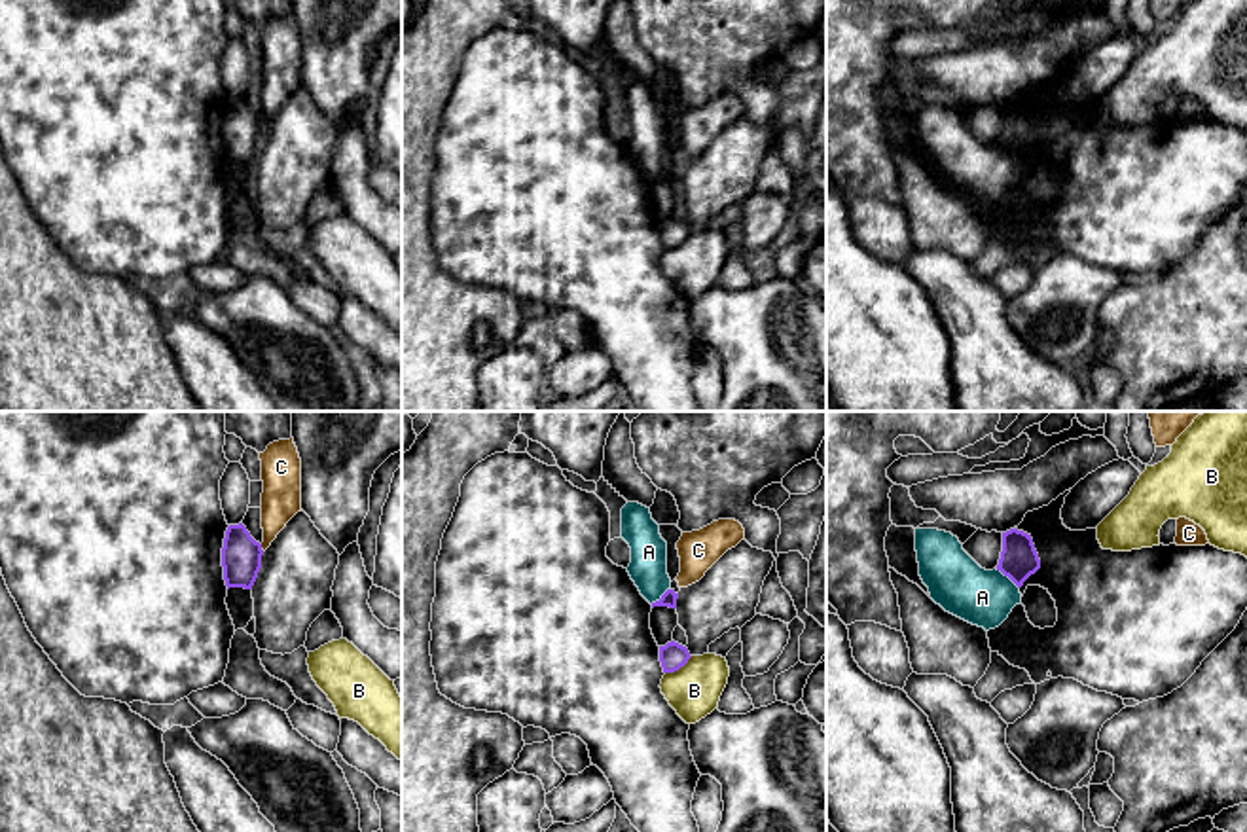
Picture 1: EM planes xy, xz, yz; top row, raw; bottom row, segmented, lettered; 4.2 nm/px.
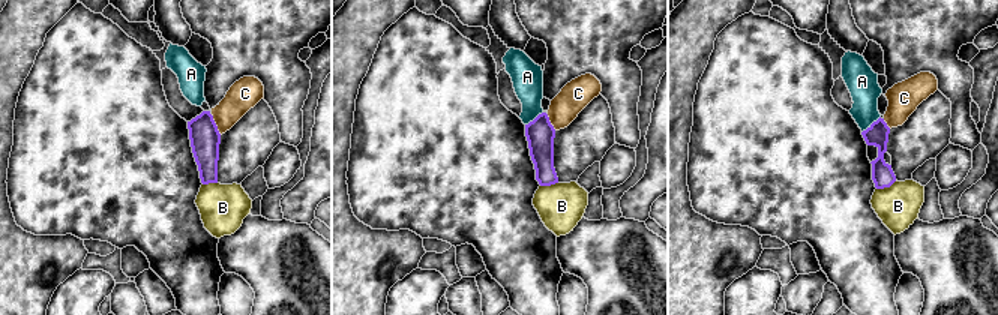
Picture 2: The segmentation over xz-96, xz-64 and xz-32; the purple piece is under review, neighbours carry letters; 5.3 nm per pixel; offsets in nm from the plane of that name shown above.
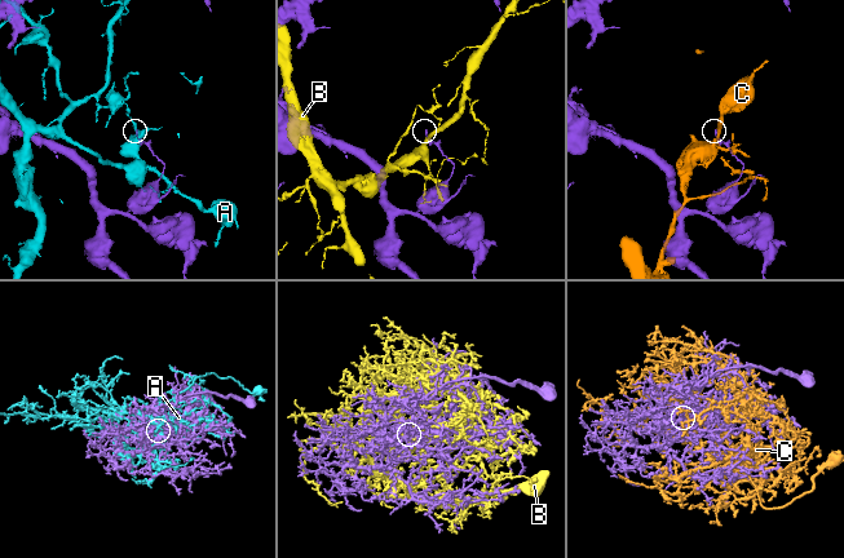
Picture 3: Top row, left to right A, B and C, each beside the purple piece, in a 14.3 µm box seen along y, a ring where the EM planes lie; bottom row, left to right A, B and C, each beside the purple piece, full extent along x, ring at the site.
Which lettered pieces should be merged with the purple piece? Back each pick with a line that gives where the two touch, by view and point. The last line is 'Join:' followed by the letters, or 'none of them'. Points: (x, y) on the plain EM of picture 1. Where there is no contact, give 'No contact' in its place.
Join: none of them

